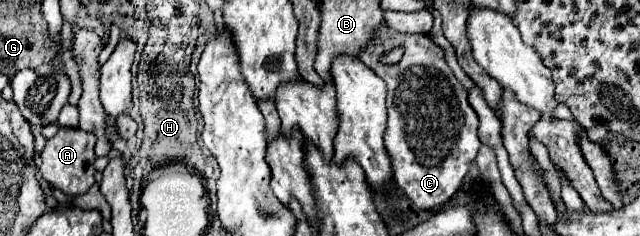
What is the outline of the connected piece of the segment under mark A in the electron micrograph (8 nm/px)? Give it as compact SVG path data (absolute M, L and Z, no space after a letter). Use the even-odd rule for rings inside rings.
M60 127L58 133L46 141L44 151L40 153L40 173L42 177L52 185L62 189L68 195L82 195L94 185L94 175L96 175L96 155L94 155L94 135L88 131L82 131L78 127Z

